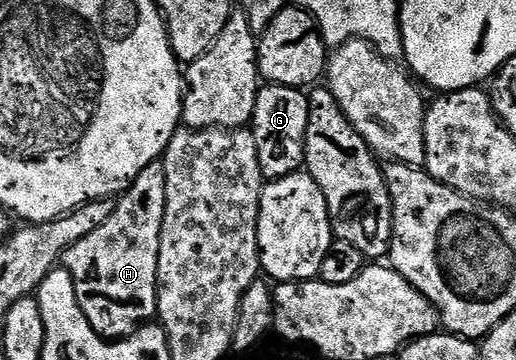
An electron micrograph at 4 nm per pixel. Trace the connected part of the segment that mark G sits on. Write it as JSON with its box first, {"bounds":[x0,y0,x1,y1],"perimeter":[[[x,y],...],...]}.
{"bounds":[250,83,308,180],"perimeter":[[[265,83],[260,89],[250,131],[258,146],[258,162],[268,180],[301,171],[304,164],[304,143],[308,125],[308,98],[299,88]]]}

